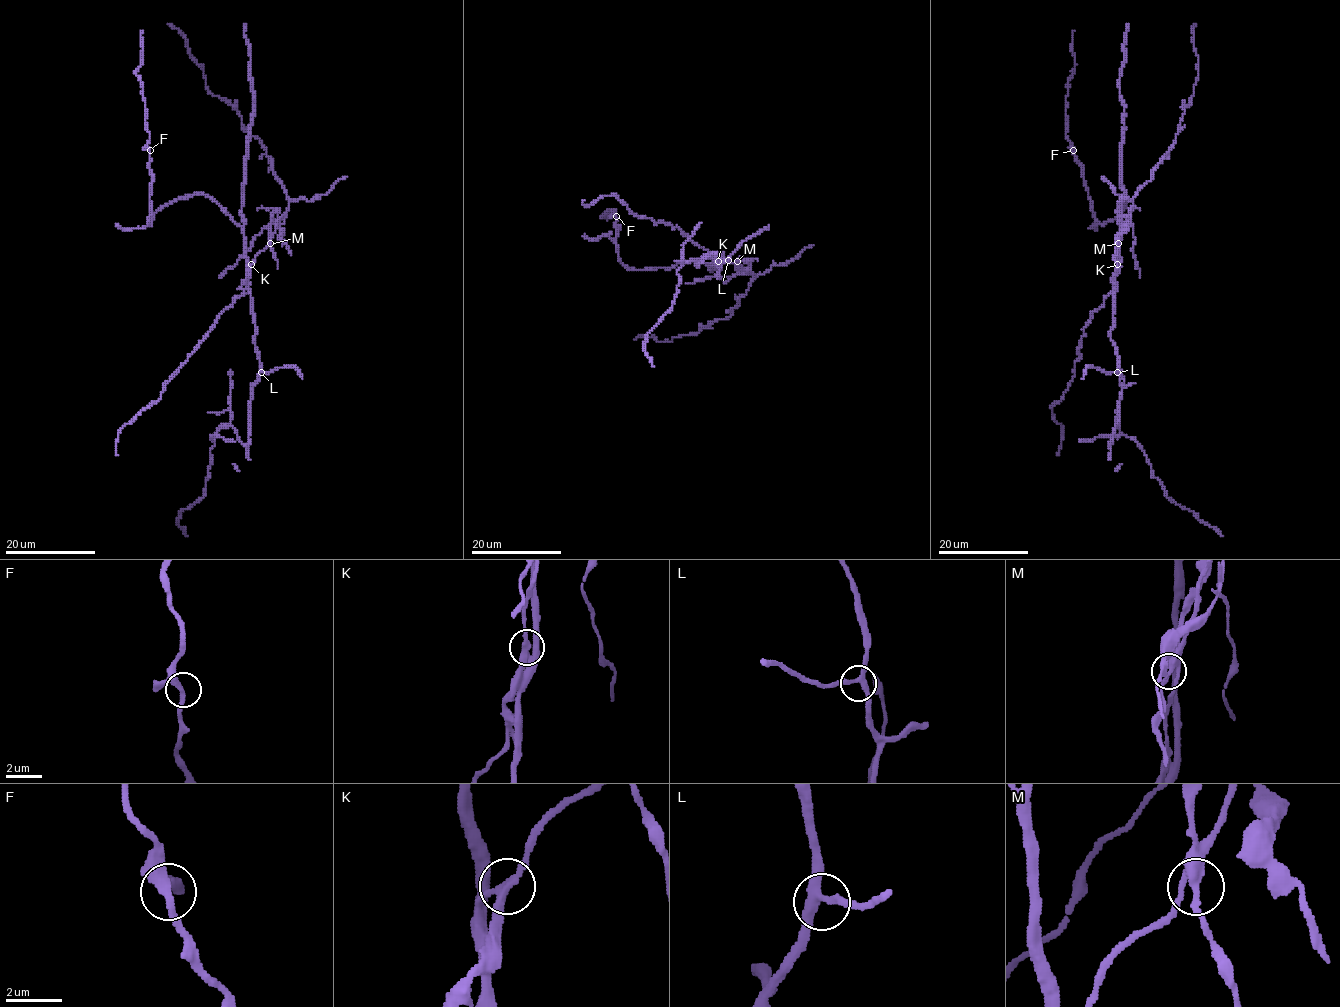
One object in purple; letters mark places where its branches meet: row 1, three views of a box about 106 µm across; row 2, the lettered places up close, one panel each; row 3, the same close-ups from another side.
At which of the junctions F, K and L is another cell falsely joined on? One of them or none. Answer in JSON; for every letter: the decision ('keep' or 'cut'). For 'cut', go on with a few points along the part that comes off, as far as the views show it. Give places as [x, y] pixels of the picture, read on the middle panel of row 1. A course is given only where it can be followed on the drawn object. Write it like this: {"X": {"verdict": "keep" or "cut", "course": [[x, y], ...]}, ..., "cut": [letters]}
{"F": {"verdict": "keep"}, "K": {"verdict": "cut", "course": [[717, 261], [733, 262], [756, 276], [729, 316], [670, 342], [652, 336], [634, 339]]}, "L": {"verdict": "keep"}, "cut": ["K"]}

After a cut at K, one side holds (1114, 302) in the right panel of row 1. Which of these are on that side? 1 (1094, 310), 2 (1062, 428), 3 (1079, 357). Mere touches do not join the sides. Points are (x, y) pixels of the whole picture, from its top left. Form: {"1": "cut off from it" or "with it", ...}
{"1": "cut off from it", "2": "cut off from it", "3": "cut off from it"}

